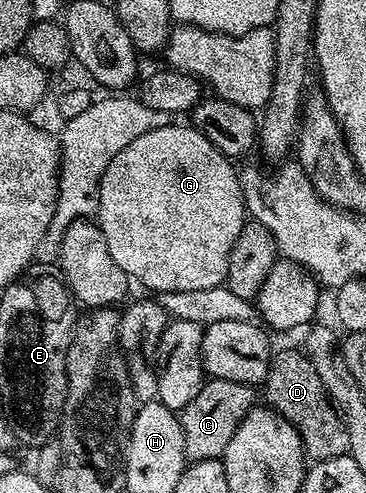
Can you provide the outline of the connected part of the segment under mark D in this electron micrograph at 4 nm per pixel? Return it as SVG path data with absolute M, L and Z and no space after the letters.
M286 348L283 352L275 351L270 358L270 369L264 381L265 388L265 403L275 412L279 412L297 430L302 439L302 448L311 461L327 460L349 453L348 430L344 426L344 422L338 417L337 410L331 406L330 395L324 390L324 382L320 382L320 378L305 351L298 349L297 352L294 348Z

